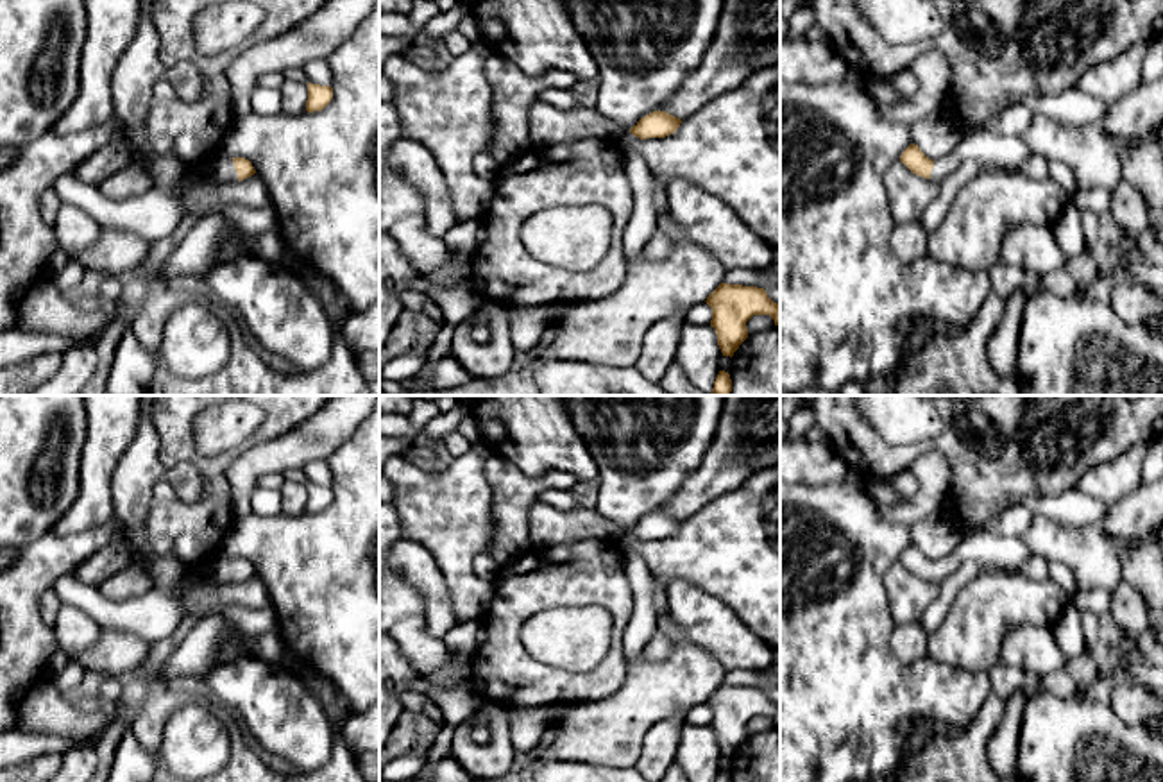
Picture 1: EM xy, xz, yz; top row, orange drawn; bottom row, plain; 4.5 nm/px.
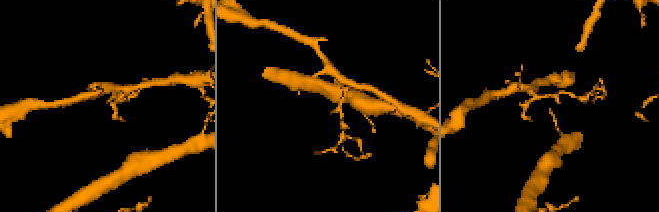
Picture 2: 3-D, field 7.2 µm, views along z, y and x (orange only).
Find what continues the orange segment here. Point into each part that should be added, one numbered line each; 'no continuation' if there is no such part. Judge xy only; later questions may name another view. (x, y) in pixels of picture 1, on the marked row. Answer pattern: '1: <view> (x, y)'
1: xy (224, 170)

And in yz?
1: yz (1004, 151)

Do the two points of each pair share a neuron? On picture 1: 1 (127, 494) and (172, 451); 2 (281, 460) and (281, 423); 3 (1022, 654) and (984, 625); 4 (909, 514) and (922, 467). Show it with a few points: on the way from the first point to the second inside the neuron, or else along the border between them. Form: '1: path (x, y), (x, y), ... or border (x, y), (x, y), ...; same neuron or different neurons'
1: border (151, 419), (160, 460), (192, 462), (201, 476); different neurons
2: border (314, 414), (276, 437), (251, 444); different neurons
3: border (1044, 625), (1015, 627), (1004, 639), (999, 661); different neurons
4: path (920, 503), (925, 498), (925, 478); same neuron

